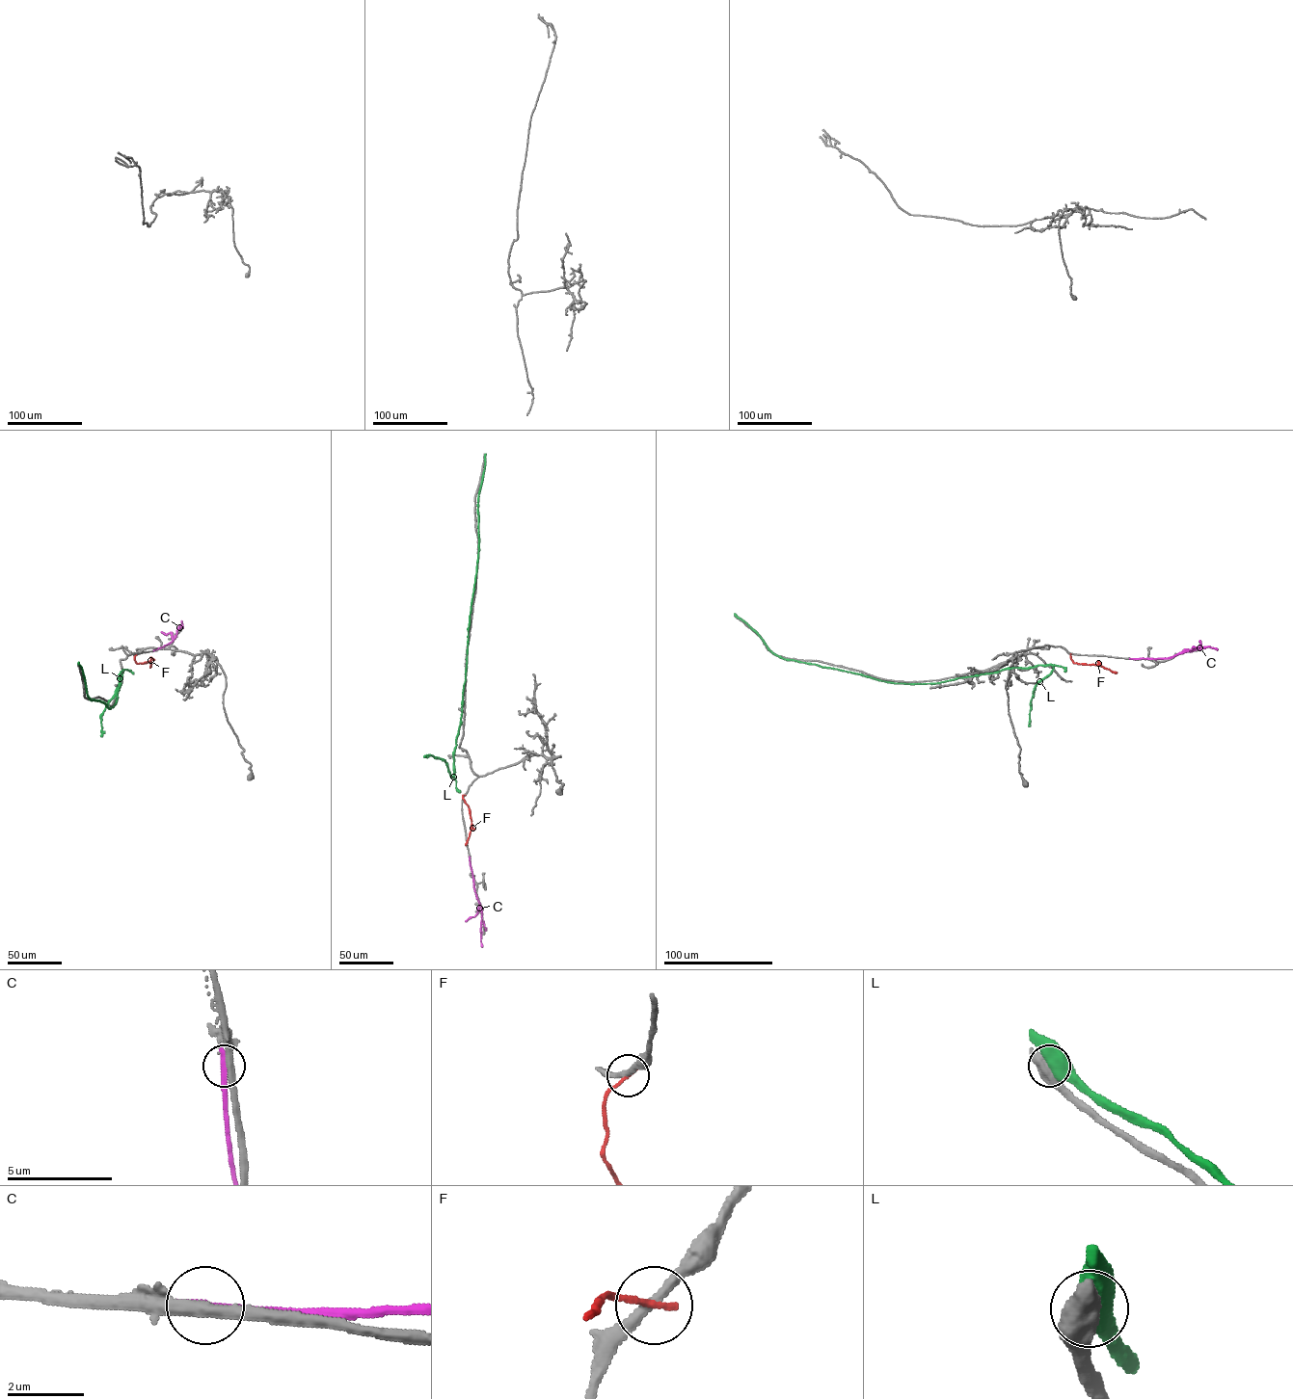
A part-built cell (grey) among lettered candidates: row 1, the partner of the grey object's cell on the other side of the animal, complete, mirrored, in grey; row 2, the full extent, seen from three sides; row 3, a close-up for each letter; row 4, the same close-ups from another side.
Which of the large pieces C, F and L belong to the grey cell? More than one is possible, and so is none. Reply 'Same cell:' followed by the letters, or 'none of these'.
Same cell: none of these

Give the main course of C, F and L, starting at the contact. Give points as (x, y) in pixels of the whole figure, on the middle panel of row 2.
C: (469, 857), (474, 891), (481, 907), (482, 947)
F: (465, 795), (463, 798), (469, 807), (471, 825), (465, 845)
L: (485, 455), (478, 499), (479, 550), (462, 714), (453, 757), (454, 778), (444, 761), (424, 755)

